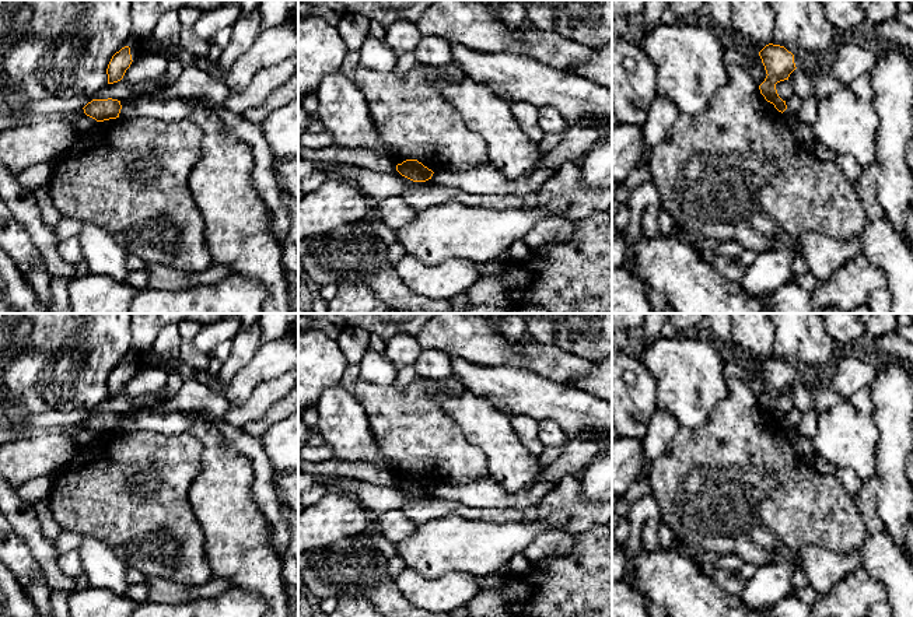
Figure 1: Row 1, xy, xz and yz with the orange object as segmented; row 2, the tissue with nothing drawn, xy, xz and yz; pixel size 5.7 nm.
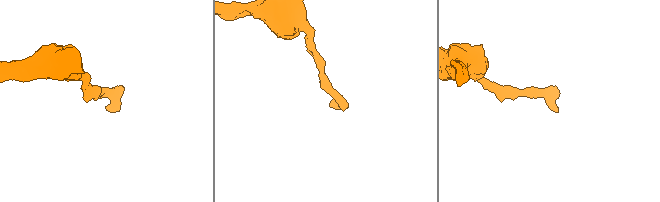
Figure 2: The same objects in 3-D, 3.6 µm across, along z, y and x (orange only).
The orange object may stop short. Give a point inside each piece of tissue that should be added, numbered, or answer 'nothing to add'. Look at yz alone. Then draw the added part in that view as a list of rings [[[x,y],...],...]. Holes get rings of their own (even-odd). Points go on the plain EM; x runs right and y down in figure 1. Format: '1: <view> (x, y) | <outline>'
1: yz (800, 375) | [[[794,369],[794,376],[797,382],[805,382],[807,379],[812,379],[815,375],[801,369]]]

